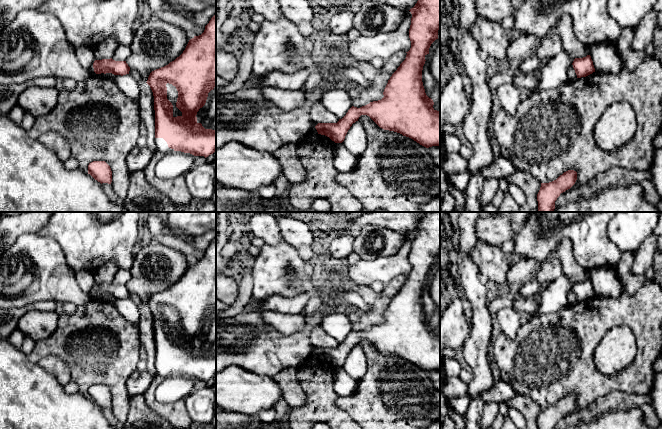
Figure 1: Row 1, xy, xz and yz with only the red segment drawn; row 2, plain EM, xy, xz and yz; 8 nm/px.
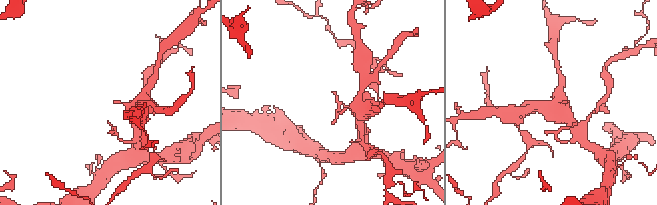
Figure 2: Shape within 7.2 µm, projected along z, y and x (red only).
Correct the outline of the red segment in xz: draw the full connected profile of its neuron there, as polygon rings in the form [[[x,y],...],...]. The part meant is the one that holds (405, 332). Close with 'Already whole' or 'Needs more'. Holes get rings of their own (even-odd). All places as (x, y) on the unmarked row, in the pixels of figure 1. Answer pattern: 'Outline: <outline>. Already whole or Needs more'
Outline: [[[425,212],[409,235],[412,238],[409,253],[411,272],[406,276],[405,284],[388,304],[383,316],[384,321],[360,332],[352,330],[337,347],[318,347],[315,350],[318,358],[329,361],[335,367],[342,367],[352,348],[358,345],[361,339],[367,339],[380,352],[400,357],[426,372],[440,370],[440,335],[433,332],[434,326],[426,319],[422,306],[425,280],[429,278],[431,268],[438,263],[440,253],[440,212]]]. Already whole

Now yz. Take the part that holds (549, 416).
Outline: [[[568,394],[556,404],[549,407],[541,407],[537,418],[538,429],[555,429],[555,425],[561,417],[570,413],[577,404],[577,396]]]. Already whole

